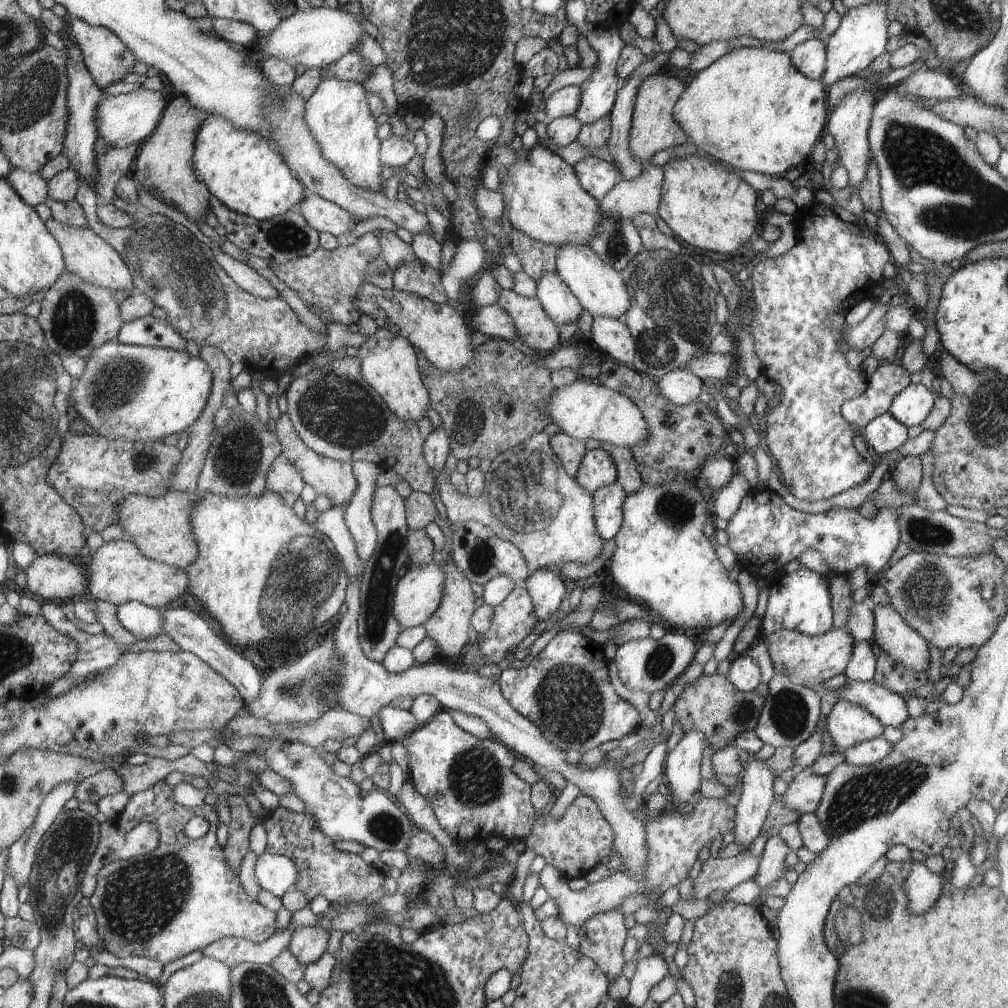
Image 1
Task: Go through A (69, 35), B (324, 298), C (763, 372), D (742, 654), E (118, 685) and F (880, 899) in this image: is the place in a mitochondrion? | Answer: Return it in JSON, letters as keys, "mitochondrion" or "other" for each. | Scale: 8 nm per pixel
{"A":"other","B":"mitochondrion","C":"other","D":"other","E":"mitochondrion","F":"mitochondrion"}

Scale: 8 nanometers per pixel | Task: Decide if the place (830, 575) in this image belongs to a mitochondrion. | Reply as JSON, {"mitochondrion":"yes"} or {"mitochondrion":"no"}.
{"mitochondrion":"no"}

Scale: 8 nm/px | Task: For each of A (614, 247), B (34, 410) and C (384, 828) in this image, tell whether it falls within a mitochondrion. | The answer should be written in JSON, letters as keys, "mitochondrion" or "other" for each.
{"A":"mitochondrion","B":"mitochondrion","C":"mitochondrion"}

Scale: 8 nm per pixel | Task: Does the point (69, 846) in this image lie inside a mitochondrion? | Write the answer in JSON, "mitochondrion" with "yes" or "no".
{"mitochondrion":"yes"}

